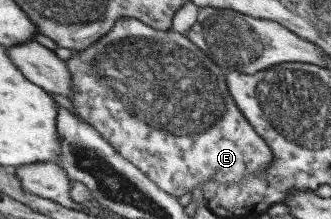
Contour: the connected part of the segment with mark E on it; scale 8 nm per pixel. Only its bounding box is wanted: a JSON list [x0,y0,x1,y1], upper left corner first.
[64,16,271,198]

